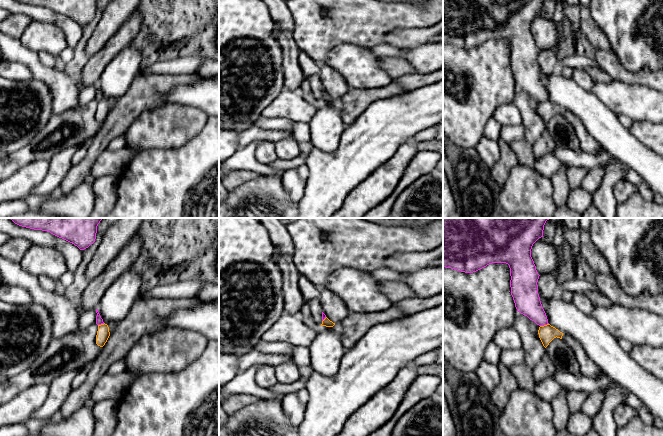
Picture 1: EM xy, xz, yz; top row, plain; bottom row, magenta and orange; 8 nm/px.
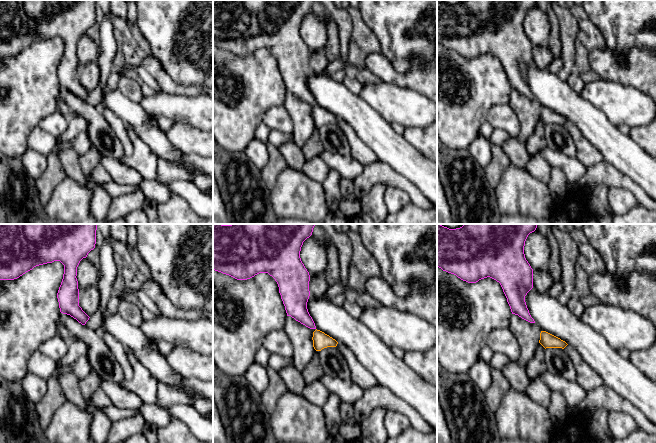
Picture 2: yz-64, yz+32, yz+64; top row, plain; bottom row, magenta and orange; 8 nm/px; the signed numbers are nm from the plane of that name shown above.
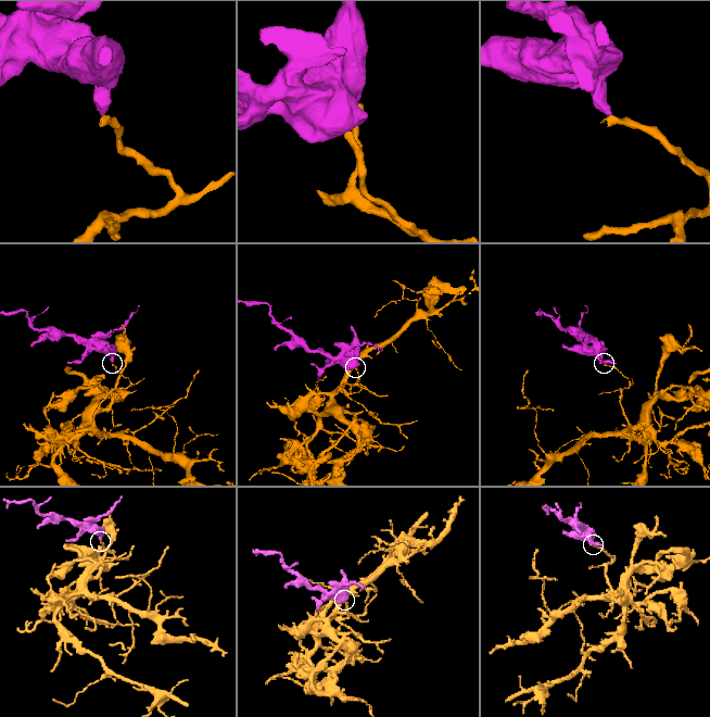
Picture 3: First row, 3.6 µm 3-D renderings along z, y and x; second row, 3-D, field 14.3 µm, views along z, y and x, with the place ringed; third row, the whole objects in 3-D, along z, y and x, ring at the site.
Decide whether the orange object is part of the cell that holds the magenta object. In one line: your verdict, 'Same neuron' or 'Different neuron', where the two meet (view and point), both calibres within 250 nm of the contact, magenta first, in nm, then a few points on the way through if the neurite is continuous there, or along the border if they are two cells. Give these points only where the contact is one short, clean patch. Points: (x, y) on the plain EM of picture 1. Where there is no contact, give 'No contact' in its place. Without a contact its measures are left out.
Different neuron. Touches magenta at yz (544, 100). Thickness 200 nm (magenta) against 140 nm. Boundary: yz (548, 99), (540, 102)

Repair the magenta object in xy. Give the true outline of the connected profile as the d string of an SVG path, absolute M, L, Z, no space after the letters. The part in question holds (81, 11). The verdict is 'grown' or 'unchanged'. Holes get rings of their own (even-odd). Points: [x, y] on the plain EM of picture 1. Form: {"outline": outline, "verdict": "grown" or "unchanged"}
{"outline": "M17 0L22 3L42 6L62 14L80 26L95 18L98 0Z", "verdict": "unchanged"}

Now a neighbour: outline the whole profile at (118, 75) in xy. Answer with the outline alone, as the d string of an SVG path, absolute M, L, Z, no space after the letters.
M131 44L120 51L105 67L98 81L104 99L122 97L140 73L142 53Z

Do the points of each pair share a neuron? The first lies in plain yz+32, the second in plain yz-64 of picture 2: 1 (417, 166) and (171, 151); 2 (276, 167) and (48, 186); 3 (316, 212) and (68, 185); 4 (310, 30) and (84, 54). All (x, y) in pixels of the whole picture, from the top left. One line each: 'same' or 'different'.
1: same
2: same
3: same
4: same

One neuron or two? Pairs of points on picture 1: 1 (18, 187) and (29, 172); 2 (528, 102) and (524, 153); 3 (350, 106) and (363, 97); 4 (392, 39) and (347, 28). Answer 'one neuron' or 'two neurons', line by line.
1: one neuron
2: one neuron
3: one neuron
4: two neurons

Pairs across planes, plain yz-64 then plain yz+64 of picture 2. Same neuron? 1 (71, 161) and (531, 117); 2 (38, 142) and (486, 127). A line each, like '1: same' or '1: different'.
1: same
2: same

